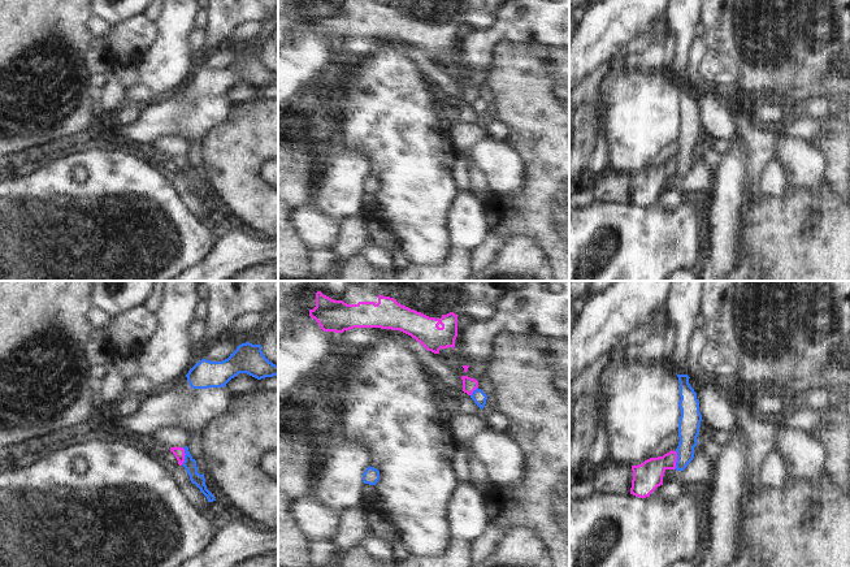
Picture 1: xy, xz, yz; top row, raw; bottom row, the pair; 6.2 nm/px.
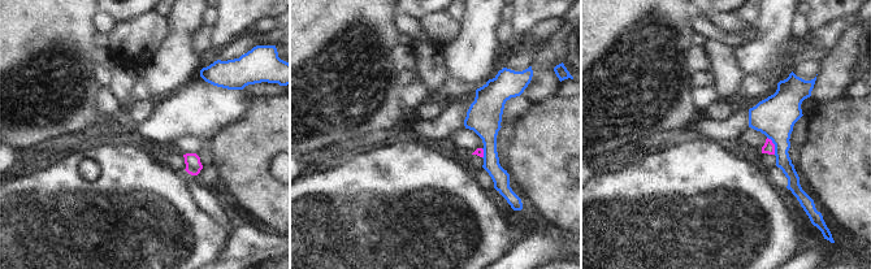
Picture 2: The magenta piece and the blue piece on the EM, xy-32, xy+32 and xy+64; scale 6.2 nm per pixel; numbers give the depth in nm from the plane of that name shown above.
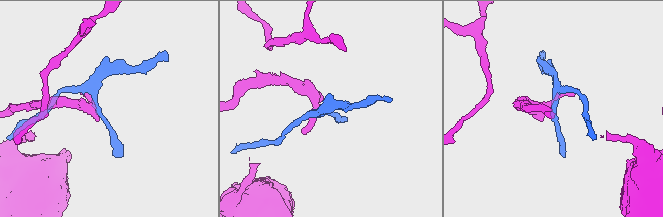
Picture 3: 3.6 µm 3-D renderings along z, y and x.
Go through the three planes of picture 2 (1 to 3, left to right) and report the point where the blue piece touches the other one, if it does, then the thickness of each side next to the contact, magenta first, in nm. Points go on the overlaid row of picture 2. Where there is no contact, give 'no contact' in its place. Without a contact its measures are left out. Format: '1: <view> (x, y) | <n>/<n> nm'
1: no contact
2: xy+32 (482, 153) | 50/220 nm
3: xy+64 (774, 146) | 70/260 nm

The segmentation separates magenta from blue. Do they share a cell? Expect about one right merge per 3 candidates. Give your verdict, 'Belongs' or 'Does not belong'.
Does not belong

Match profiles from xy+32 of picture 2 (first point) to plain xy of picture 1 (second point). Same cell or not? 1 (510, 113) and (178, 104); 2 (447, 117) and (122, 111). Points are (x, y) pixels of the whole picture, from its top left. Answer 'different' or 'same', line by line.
1: same
2: different

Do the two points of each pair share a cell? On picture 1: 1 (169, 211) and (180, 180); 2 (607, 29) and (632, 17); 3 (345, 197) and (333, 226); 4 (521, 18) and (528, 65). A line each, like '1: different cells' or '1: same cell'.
1: different cells
2: same cell
3: different cells
4: different cells

